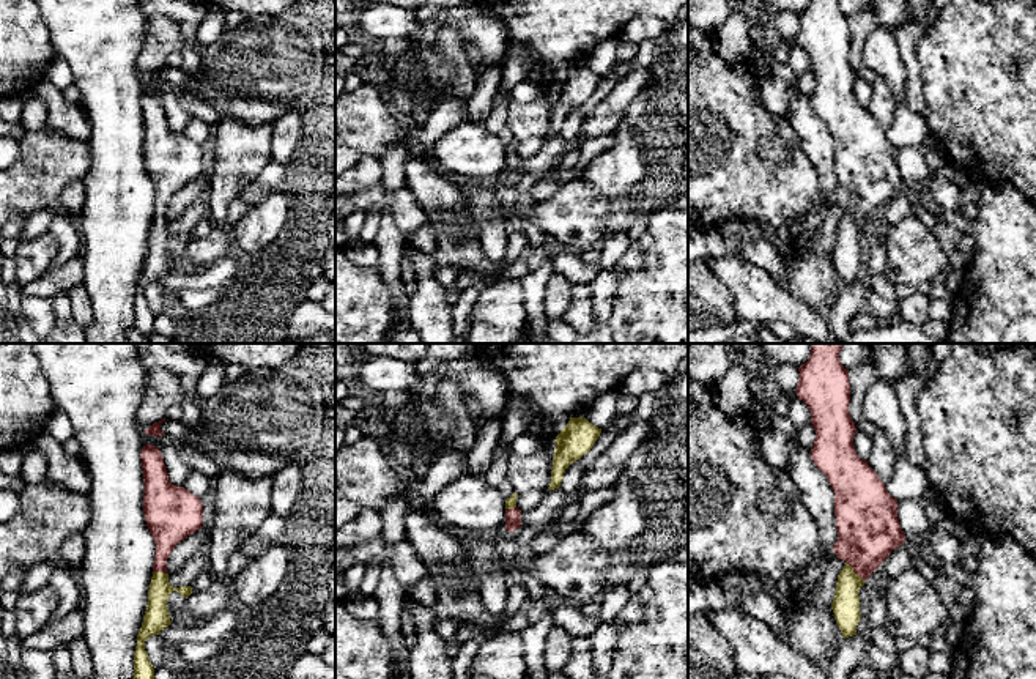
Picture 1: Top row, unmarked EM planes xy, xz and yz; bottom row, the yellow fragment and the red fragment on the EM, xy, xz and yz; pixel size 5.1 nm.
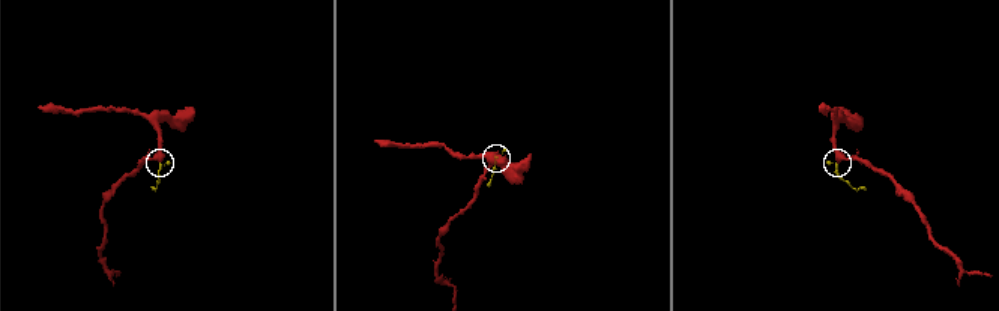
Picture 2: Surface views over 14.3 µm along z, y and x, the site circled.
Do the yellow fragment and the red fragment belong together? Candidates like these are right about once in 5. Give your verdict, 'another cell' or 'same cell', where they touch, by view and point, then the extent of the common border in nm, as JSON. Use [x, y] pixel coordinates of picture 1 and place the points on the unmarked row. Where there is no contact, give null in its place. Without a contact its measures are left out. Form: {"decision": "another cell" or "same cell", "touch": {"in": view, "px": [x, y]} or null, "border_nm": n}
{"decision": "same cell", "touch": {"in": "yz", "px": [854, 219]}, "border_nm": 140}

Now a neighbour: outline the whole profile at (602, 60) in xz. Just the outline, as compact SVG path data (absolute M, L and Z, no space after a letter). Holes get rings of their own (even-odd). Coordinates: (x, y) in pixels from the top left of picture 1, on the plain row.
M612 38L600 43L586 58L584 65L598 76L605 76L616 66L619 43Z

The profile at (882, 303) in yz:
M885 273L877 277L868 277L869 293L866 296L866 310L879 320L888 320L896 315L899 299L896 296L896 285L890 282Z

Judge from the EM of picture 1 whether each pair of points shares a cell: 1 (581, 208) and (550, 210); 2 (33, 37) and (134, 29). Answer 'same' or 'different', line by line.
1: same
2: different

